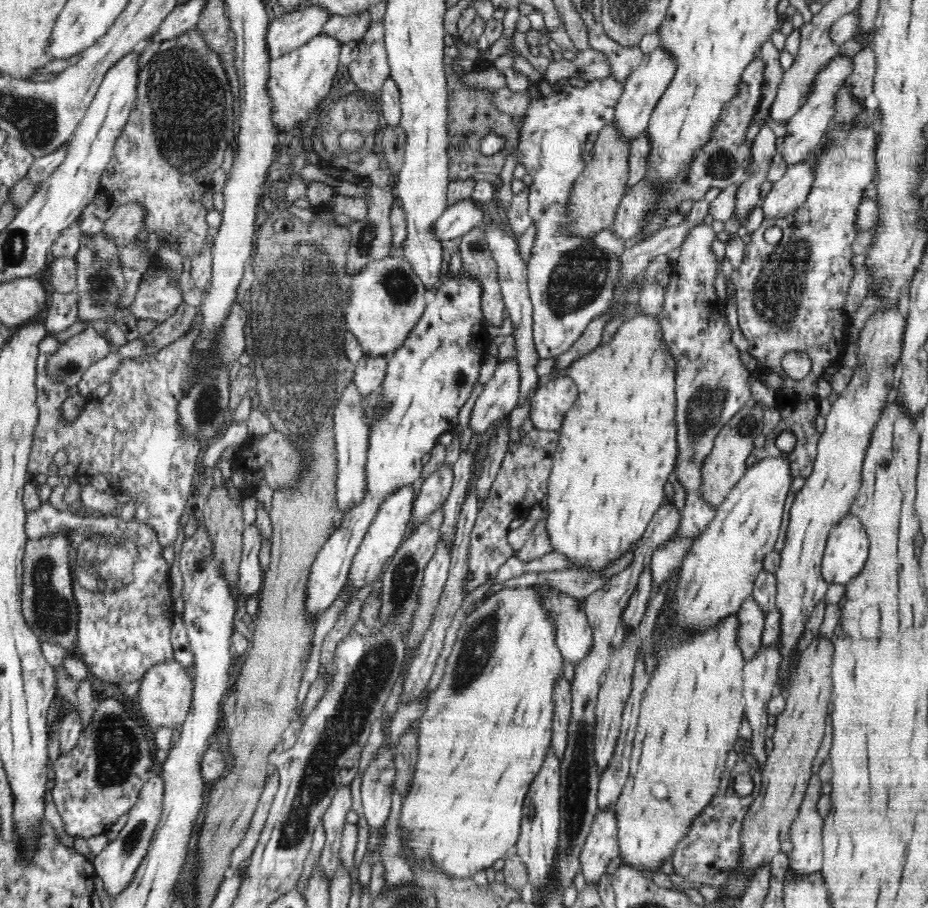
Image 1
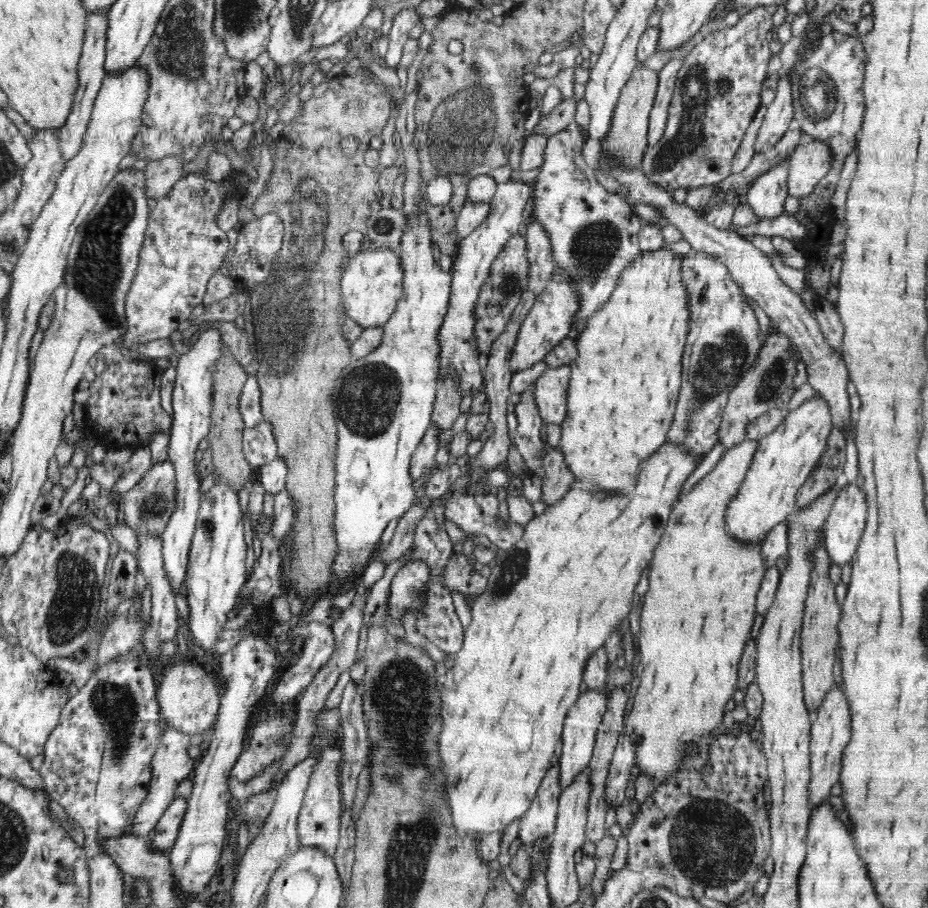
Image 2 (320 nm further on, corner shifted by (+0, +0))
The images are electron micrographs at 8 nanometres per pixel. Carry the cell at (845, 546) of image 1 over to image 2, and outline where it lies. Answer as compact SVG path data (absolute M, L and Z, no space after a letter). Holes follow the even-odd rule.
M854 484L845 485L824 526L824 547L831 563L839 567L853 559L865 530L868 509L866 494Z

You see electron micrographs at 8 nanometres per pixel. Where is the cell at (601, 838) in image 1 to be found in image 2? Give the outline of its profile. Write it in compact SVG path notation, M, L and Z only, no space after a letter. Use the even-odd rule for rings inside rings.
M623 732L617 742L608 778L606 778L606 792L604 792L606 806L610 804L618 807L621 805L628 788L630 770L635 766L636 747L632 740Z

